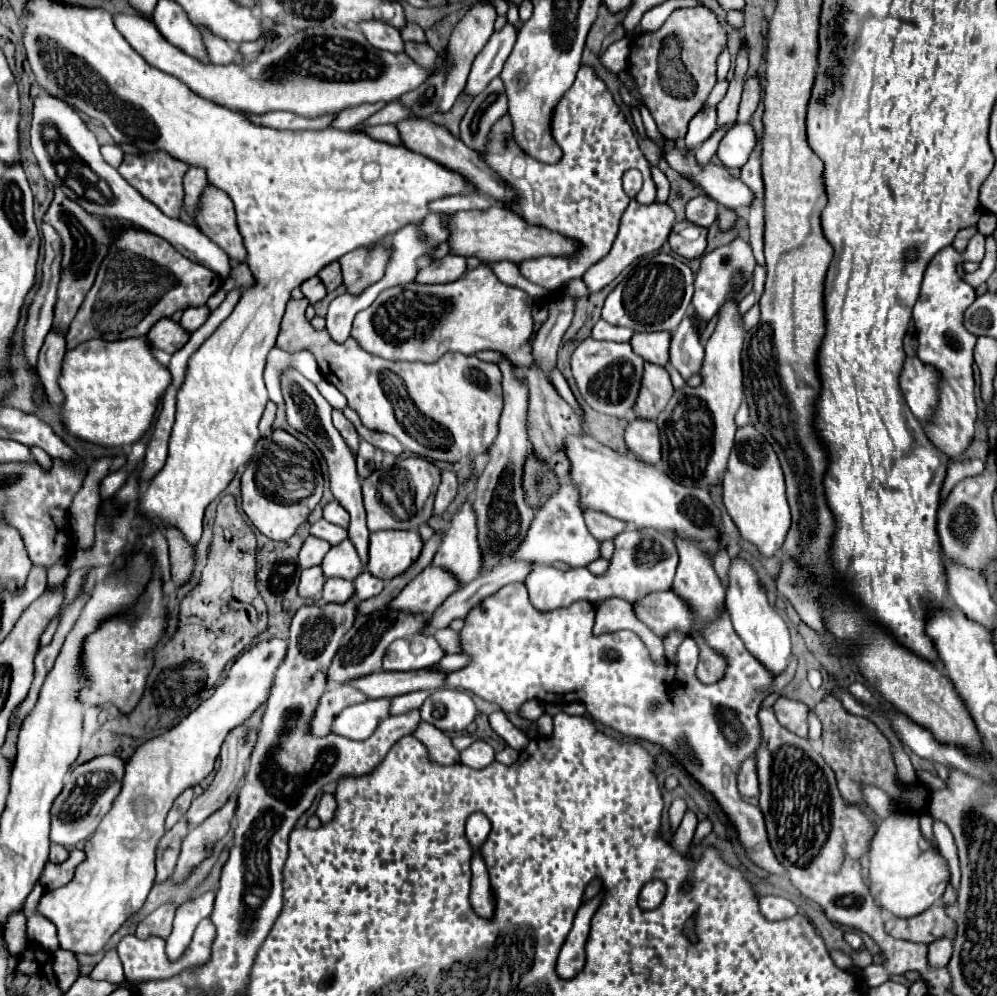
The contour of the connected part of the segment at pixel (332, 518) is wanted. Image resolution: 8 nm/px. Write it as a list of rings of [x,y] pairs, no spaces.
[[[336,500],[330,502],[330,504],[324,508],[324,518],[326,518],[328,522],[332,522],[332,524],[340,524],[342,528],[348,528],[348,520],[350,520],[348,512],[346,512]]]

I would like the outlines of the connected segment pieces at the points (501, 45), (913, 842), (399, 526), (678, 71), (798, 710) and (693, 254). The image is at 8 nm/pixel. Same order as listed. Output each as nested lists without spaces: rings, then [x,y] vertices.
[[[504,24],[500,32],[494,32],[494,36],[486,42],[486,46],[480,50],[480,54],[472,62],[472,70],[468,76],[466,92],[476,96],[482,92],[492,78],[496,78],[508,58],[508,54],[514,48],[518,30],[514,24]]]
[[[896,812],[890,818],[882,820],[870,842],[866,858],[870,860],[868,880],[870,884],[878,886],[876,900],[880,902],[880,908],[900,918],[916,916],[936,904],[950,880],[946,860],[938,848],[922,836],[916,814]]]
[[[410,456],[398,460],[392,468],[376,470],[362,482],[364,508],[368,514],[368,530],[418,530],[432,516],[436,488],[440,486],[440,468],[426,458]]]
[[[704,4],[676,8],[660,30],[632,38],[628,72],[634,76],[638,92],[664,138],[684,138],[688,122],[702,108],[716,84],[716,60],[726,48],[726,42],[726,30],[716,12]]]
[[[780,696],[772,704],[772,710],[782,726],[786,726],[792,734],[796,734],[800,738],[806,738],[806,734],[808,734],[808,720],[806,720],[808,706],[804,706],[802,702]]]
[[[688,220],[674,224],[672,232],[670,232],[670,248],[672,252],[676,252],[682,258],[694,260],[700,258],[706,250],[706,228],[696,226]]]

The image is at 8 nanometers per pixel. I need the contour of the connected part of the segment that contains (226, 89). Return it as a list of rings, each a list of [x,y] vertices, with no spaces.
[[[120,14],[114,18],[114,24],[118,32],[128,40],[128,44],[148,64],[176,76],[198,96],[246,114],[286,110],[304,118],[318,118],[326,114],[338,114],[360,104],[388,104],[416,90],[436,72],[452,66],[446,50],[436,54],[436,62],[432,68],[422,68],[404,52],[394,54],[372,48],[372,44],[368,44],[360,30],[346,26],[298,30],[296,34],[286,36],[278,46],[262,52],[254,62],[204,64],[202,60],[188,56],[174,44],[168,44],[168,40],[160,36],[158,28],[140,16]]]

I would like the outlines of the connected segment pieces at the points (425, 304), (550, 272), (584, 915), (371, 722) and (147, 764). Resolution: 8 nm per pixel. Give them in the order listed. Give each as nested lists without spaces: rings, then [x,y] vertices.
[[[480,264],[460,280],[448,284],[392,286],[362,312],[352,324],[352,338],[370,354],[388,360],[436,362],[448,352],[478,354],[480,350],[500,350],[512,364],[530,368],[532,346],[528,344],[532,326],[532,298],[514,286],[500,282],[494,272]]]
[[[582,64],[572,88],[558,100],[552,120],[552,136],[562,150],[562,158],[556,164],[544,164],[526,156],[526,176],[514,178],[510,166],[516,156],[522,154],[522,148],[514,140],[512,118],[504,114],[488,134],[486,148],[480,152],[482,160],[492,168],[506,184],[514,190],[512,202],[498,202],[500,206],[512,208],[516,214],[524,216],[530,224],[540,224],[550,232],[558,232],[578,244],[572,256],[542,256],[536,260],[526,260],[518,264],[524,278],[542,286],[546,298],[542,302],[552,302],[560,296],[564,284],[572,278],[582,278],[584,272],[608,256],[614,240],[616,228],[620,226],[620,216],[628,208],[630,198],[622,190],[622,174],[630,168],[638,168],[644,176],[644,186],[636,194],[636,202],[652,204],[654,202],[654,182],[650,178],[648,160],[644,158],[636,136],[626,122],[622,110],[614,102],[606,84],[598,78],[596,70],[588,64]]]
[[[604,890],[598,892],[594,898],[586,900],[576,914],[574,928],[570,930],[566,942],[560,950],[560,956],[558,956],[558,974],[562,978],[576,976],[584,966],[584,942],[586,942],[586,936],[590,930],[590,918],[594,916],[596,908],[600,906],[602,896],[604,896]]]
[[[378,698],[378,700],[366,700],[362,704],[354,704],[350,708],[344,708],[338,718],[334,720],[332,732],[352,738],[352,740],[366,740],[372,736],[374,728],[386,718],[388,714],[390,700],[388,698]]]
[[[272,638],[256,644],[234,662],[228,676],[216,688],[216,692],[210,698],[206,698],[194,712],[190,712],[178,726],[170,728],[162,736],[156,736],[144,742],[140,748],[136,748],[134,756],[126,762],[124,786],[116,796],[116,800],[112,802],[112,810],[108,812],[108,816],[104,816],[94,836],[88,838],[88,842],[84,844],[86,860],[76,866],[74,880],[70,880],[62,888],[44,892],[44,896],[38,902],[38,912],[48,920],[52,920],[58,928],[60,948],[70,950],[74,954],[94,954],[104,948],[108,938],[124,924],[124,920],[128,920],[134,912],[142,908],[156,878],[156,868],[154,868],[156,848],[160,838],[164,836],[164,818],[168,810],[172,808],[180,792],[200,784],[214,770],[214,762],[220,754],[220,744],[224,742],[226,734],[234,726],[242,724],[248,716],[252,716],[252,712],[266,700],[270,684],[274,680],[274,672],[282,662],[284,654],[286,654],[286,640]]]

